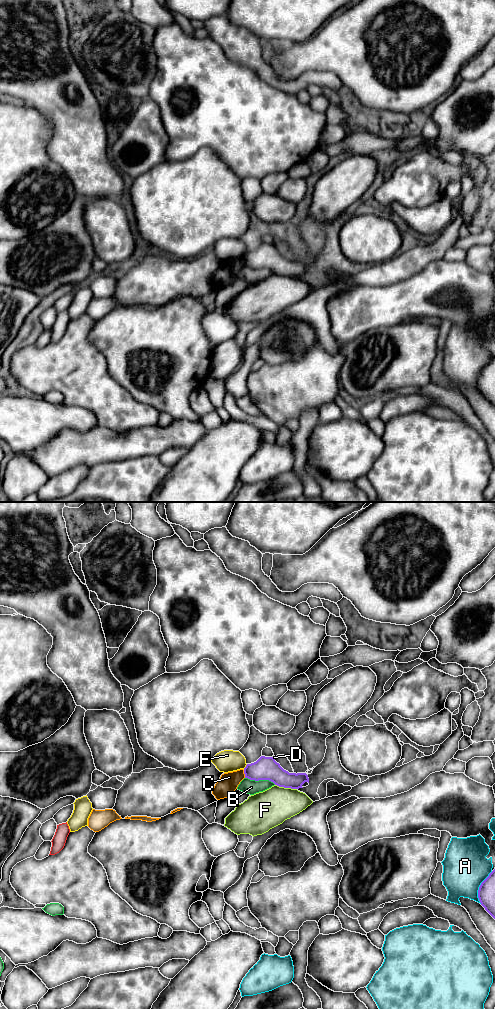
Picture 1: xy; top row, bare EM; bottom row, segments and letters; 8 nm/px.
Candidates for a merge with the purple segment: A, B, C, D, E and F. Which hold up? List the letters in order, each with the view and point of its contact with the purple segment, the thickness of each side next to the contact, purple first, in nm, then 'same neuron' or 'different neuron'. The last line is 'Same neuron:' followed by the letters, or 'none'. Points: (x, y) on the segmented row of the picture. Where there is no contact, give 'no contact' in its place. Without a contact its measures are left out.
A: xy (479, 887) | 140/360 nm | different neuron
B: xy (260, 779) | 190/120 nm | different neuron
C: xy (244, 773) | 190/160 nm | different neuron
D: xy (273, 758) | 190/20 nm | different neuron
E: xy (245, 767) | 190/180 nm | different neuron
F: xy (286, 787) | 190/300 nm | different neuron
Same neuron: none

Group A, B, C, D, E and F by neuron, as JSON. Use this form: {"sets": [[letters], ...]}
{"sets": [["A"], ["B"], ["C"], ["D"], ["E"], ["F"]]}

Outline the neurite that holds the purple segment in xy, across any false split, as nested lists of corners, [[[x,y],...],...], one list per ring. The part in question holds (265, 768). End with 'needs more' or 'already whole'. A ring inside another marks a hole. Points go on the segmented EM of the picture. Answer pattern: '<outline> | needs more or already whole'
[[[261,756],[256,762],[247,764],[244,774],[250,780],[269,780],[279,787],[291,789],[303,788],[305,782],[309,783],[306,773],[289,773],[273,757]]] | already whole

